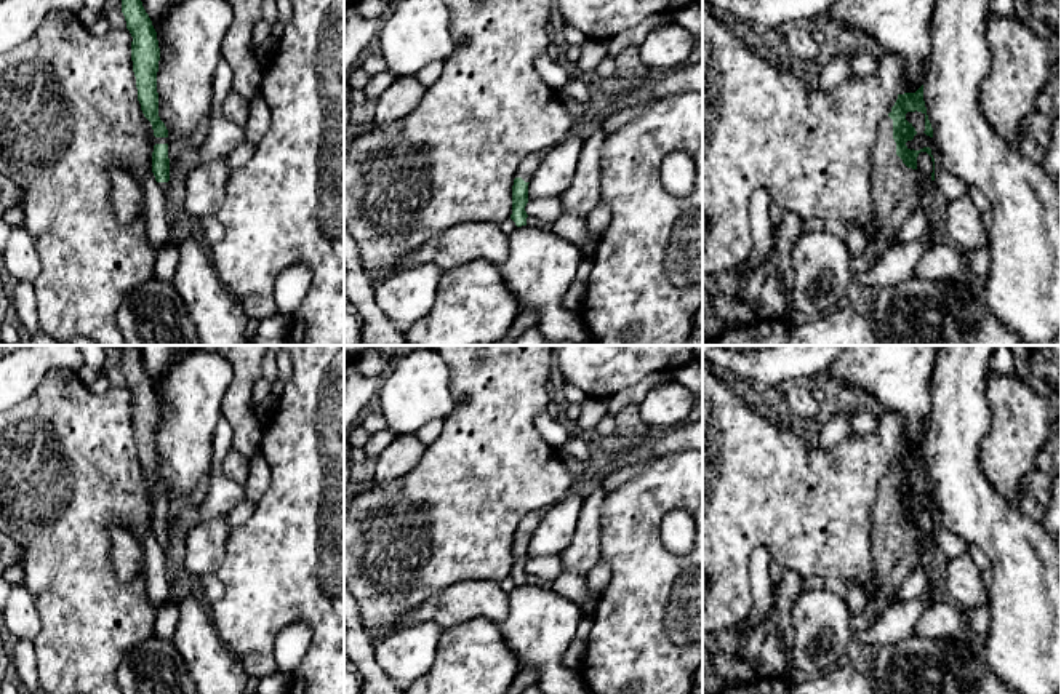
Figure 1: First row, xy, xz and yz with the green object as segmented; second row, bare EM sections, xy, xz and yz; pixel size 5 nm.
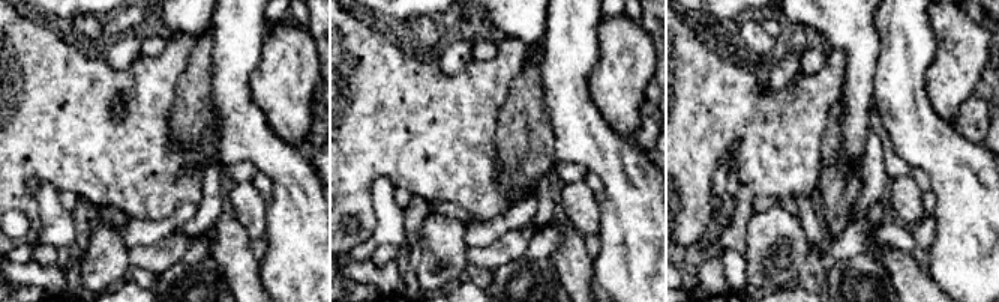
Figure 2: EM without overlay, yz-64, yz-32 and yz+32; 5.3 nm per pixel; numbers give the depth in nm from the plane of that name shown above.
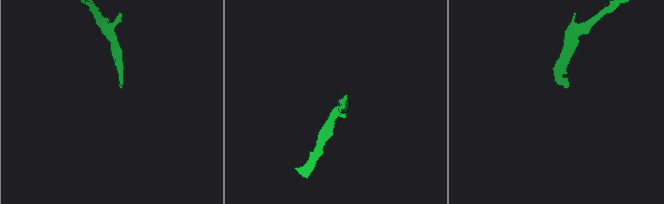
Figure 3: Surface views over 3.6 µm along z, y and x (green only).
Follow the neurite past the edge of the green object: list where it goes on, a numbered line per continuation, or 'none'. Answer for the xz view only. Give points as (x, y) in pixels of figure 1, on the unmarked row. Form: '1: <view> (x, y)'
1: xz (527, 526)

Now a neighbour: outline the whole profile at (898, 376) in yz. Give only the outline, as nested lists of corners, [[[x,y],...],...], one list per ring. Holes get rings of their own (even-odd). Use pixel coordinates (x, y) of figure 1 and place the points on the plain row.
[[[845,345],[829,374],[840,385],[863,390],[875,398],[879,413],[898,413],[904,421],[898,453],[915,451],[925,440],[931,413],[931,371],[939,345]]]

